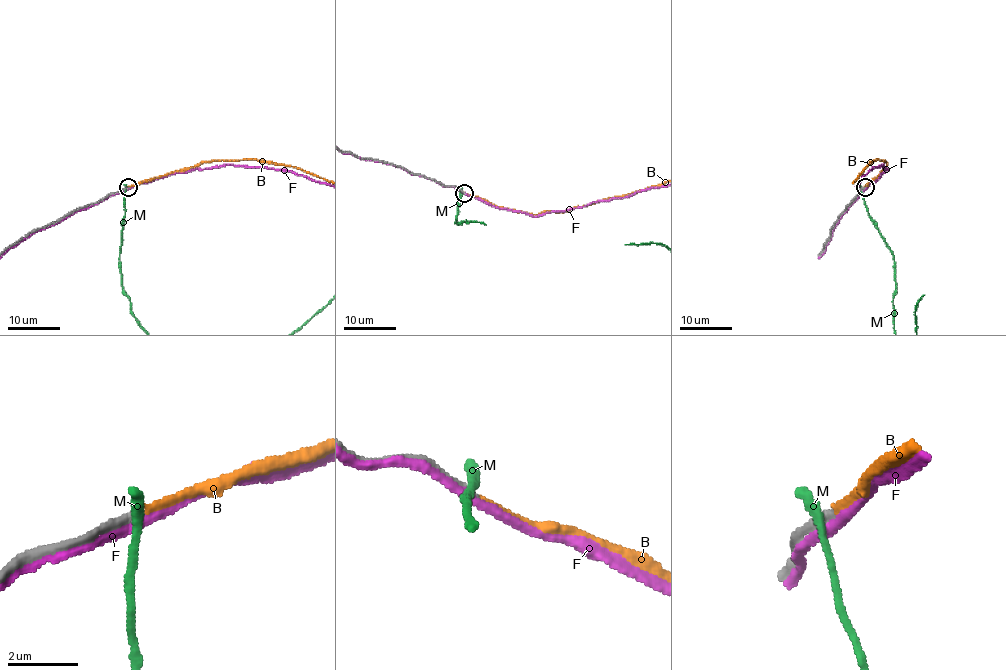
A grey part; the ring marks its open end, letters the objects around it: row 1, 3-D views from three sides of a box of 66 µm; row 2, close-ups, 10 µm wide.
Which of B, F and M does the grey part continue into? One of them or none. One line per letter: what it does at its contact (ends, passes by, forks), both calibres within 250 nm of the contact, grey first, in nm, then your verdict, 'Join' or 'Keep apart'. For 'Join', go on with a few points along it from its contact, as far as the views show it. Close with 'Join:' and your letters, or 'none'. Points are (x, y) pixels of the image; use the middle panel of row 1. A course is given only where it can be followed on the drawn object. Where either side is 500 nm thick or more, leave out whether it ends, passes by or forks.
B: It ends there. Thickness 200 nm (grey) against 200 nm. Join
F: It passes by. Thickness 220 nm (grey) against 240 nm. Keep apart
M: It ends there. Thickness 260 nm (grey) against 380 nm. Keep apart
Join: B

